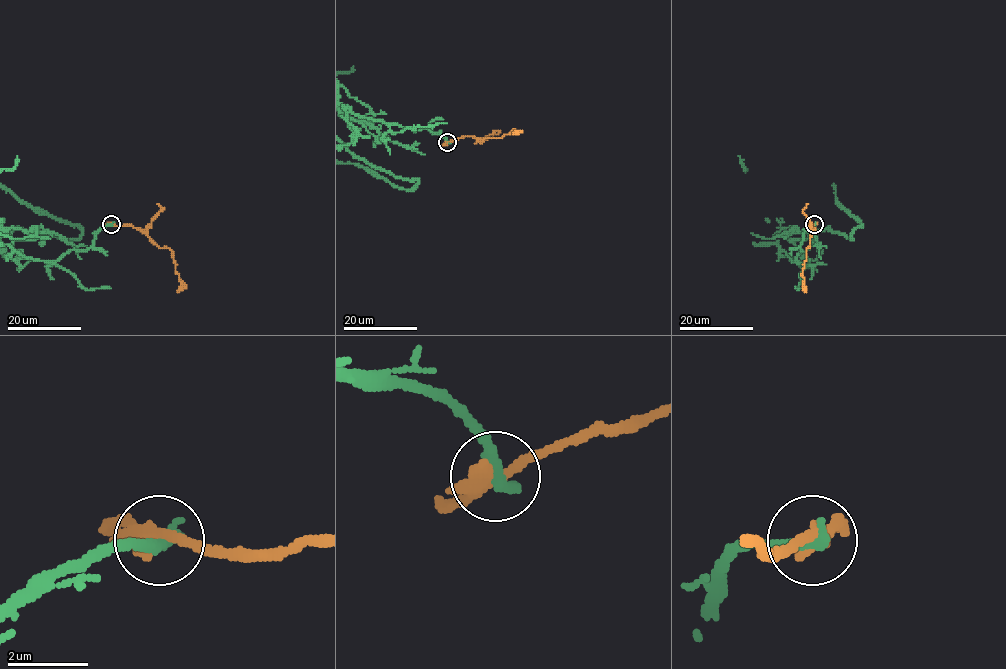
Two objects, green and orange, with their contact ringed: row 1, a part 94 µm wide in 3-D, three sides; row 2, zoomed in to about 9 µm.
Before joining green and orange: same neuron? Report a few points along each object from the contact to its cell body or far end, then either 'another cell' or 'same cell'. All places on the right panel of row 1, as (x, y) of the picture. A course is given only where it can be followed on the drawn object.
orange via (815, 224), (808, 225), (810, 247), (802, 275), (805, 292) | another cell

